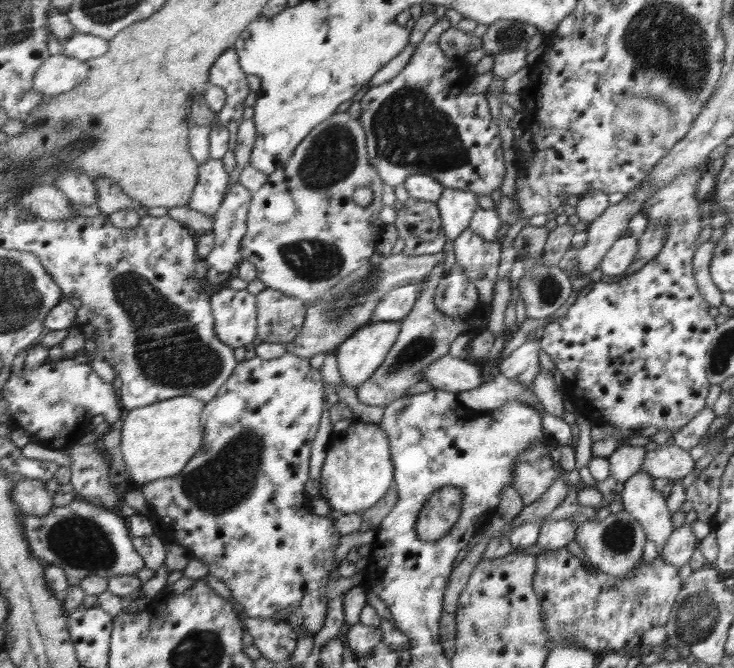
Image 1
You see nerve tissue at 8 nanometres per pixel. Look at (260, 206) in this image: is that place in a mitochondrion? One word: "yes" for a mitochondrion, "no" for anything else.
no

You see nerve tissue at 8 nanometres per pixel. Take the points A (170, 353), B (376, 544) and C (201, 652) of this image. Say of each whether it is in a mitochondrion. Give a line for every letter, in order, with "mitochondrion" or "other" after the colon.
A: mitochondrion
B: other
C: mitochondrion

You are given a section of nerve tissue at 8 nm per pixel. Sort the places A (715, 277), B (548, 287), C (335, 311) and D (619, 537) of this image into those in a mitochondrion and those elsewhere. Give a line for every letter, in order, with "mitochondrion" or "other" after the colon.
A: other
B: mitochondrion
C: mitochondrion
D: mitochondrion

